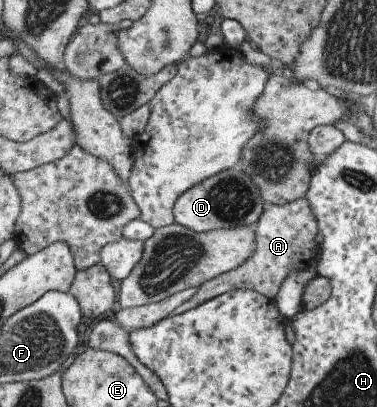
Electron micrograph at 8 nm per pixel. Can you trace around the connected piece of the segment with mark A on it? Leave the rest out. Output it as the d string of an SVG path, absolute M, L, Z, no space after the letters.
M305 196L283 205L268 206L264 212L261 212L256 222L255 249L250 258L247 258L246 262L239 264L236 268L203 282L197 287L196 294L179 304L171 314L176 315L178 312L184 312L219 294L236 289L248 289L272 301L288 272L310 267L310 260L318 247L314 241L316 233L317 226Z

